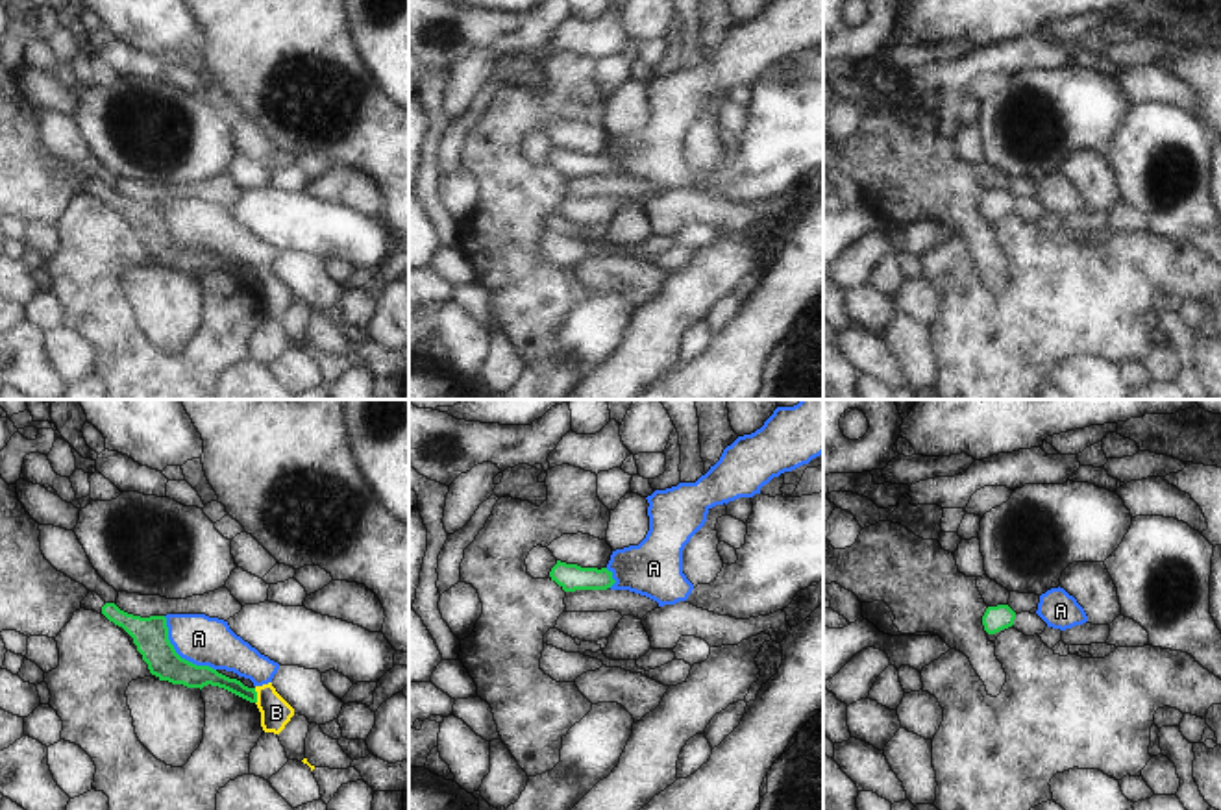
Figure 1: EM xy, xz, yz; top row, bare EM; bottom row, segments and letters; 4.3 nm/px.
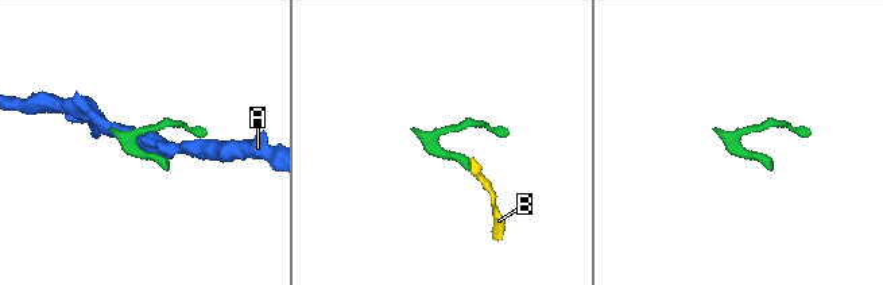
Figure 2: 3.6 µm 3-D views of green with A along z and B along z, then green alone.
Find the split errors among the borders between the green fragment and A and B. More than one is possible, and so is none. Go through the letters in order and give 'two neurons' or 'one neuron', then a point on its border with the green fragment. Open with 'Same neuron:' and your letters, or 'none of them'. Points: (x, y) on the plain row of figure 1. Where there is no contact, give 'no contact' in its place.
Same neuron: none of them
A: two neurons; meets green in xy at (176, 239)
B: two neurons; meets green in xy at (256, 282)

